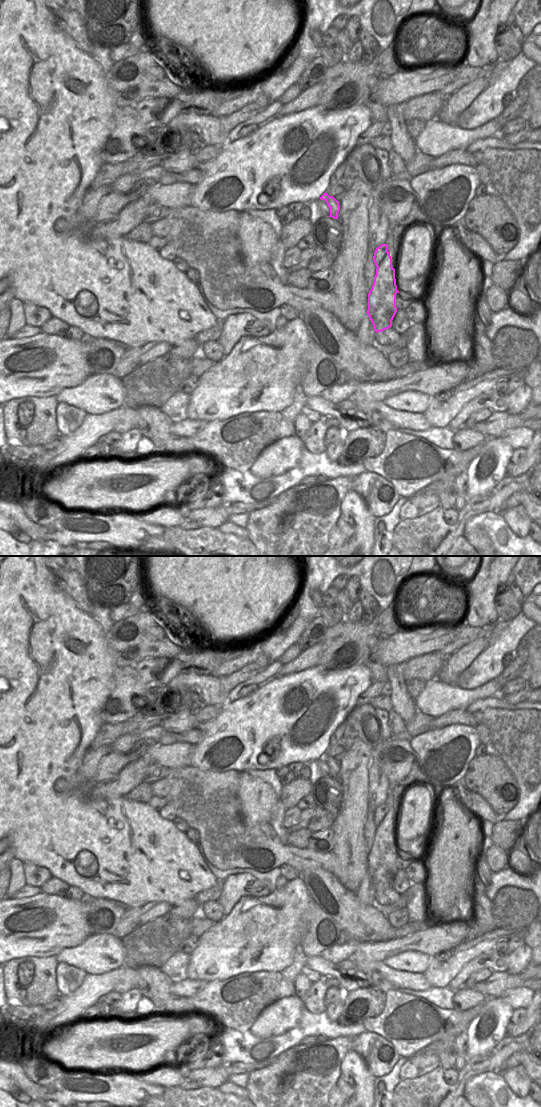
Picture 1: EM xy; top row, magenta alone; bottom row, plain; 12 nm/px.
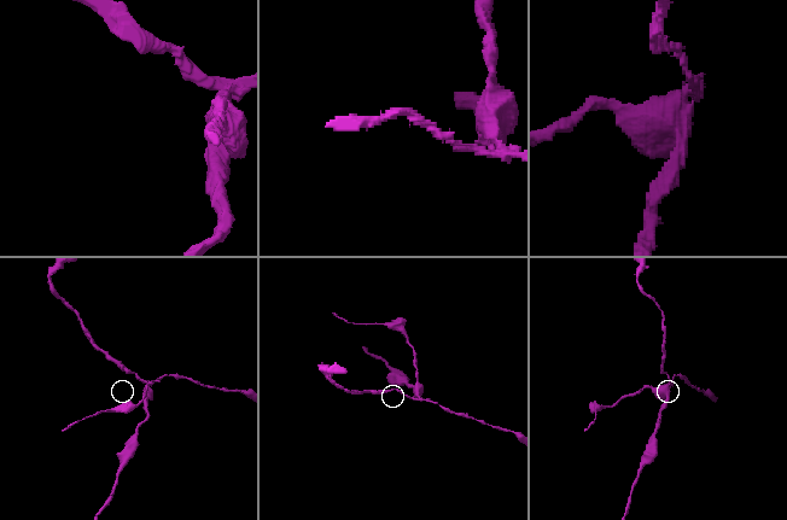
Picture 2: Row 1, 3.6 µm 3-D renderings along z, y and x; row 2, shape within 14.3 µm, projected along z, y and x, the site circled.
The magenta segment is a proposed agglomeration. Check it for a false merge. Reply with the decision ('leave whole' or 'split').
split

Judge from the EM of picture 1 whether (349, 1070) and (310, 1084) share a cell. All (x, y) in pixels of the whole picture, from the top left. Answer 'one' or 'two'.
two

